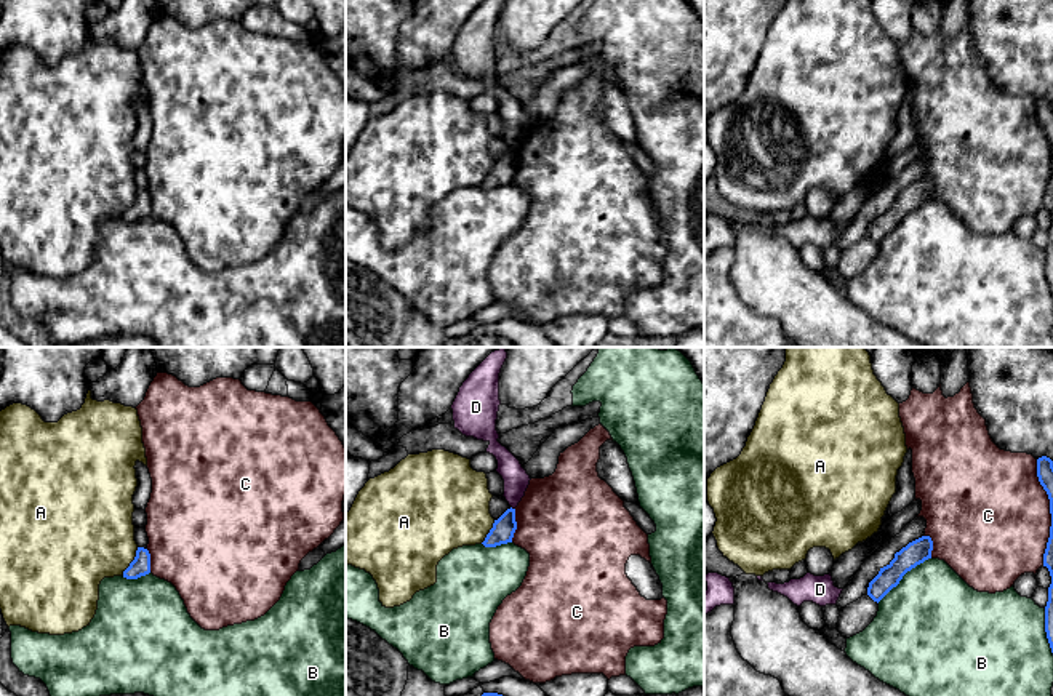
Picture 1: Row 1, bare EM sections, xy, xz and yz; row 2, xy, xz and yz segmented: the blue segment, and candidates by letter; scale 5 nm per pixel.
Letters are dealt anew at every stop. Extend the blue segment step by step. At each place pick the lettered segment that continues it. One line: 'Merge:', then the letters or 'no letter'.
Merge: no letter

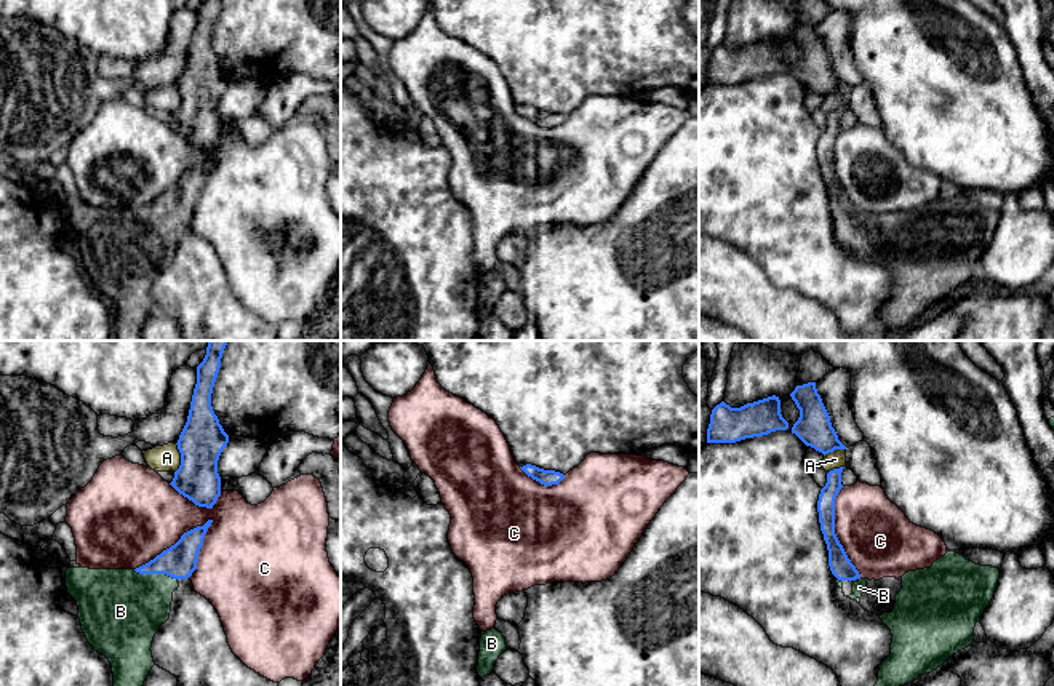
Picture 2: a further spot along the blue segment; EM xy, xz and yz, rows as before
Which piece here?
Merge: B

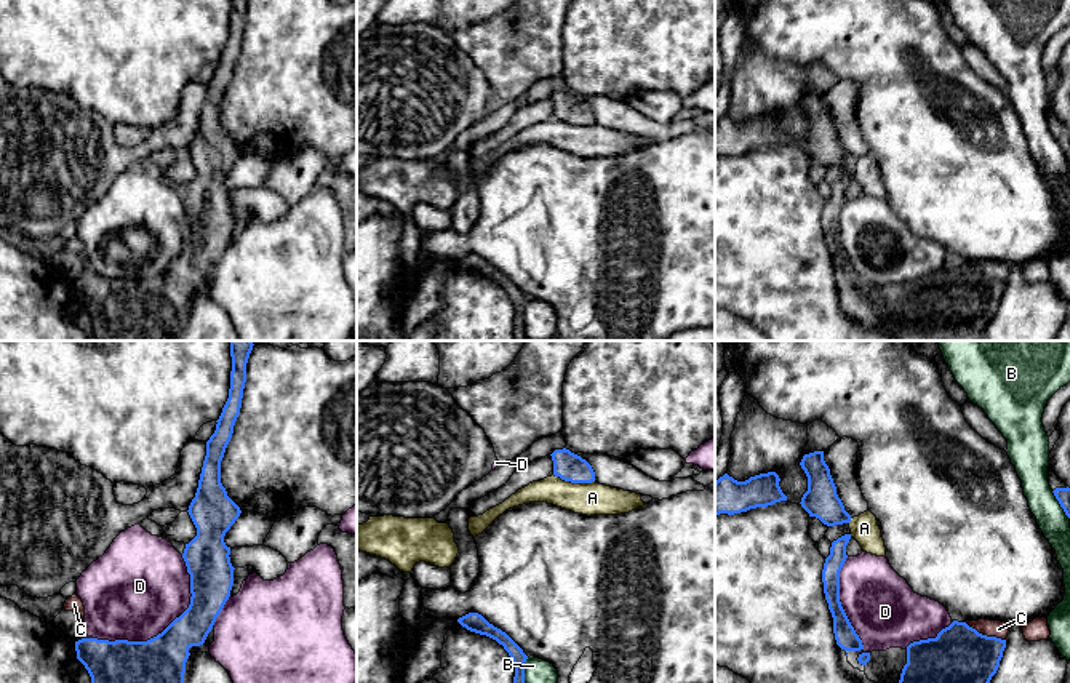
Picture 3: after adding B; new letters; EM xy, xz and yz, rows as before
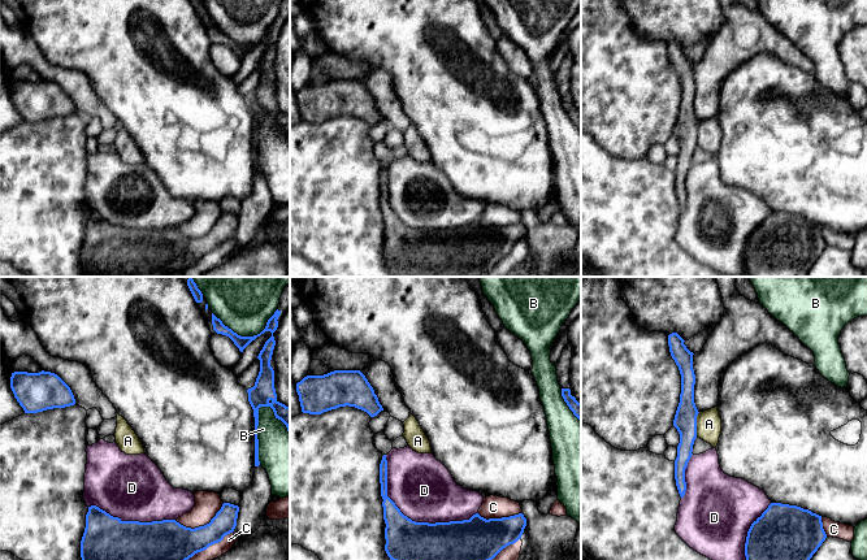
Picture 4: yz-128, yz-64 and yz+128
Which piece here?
Merge: no letter

